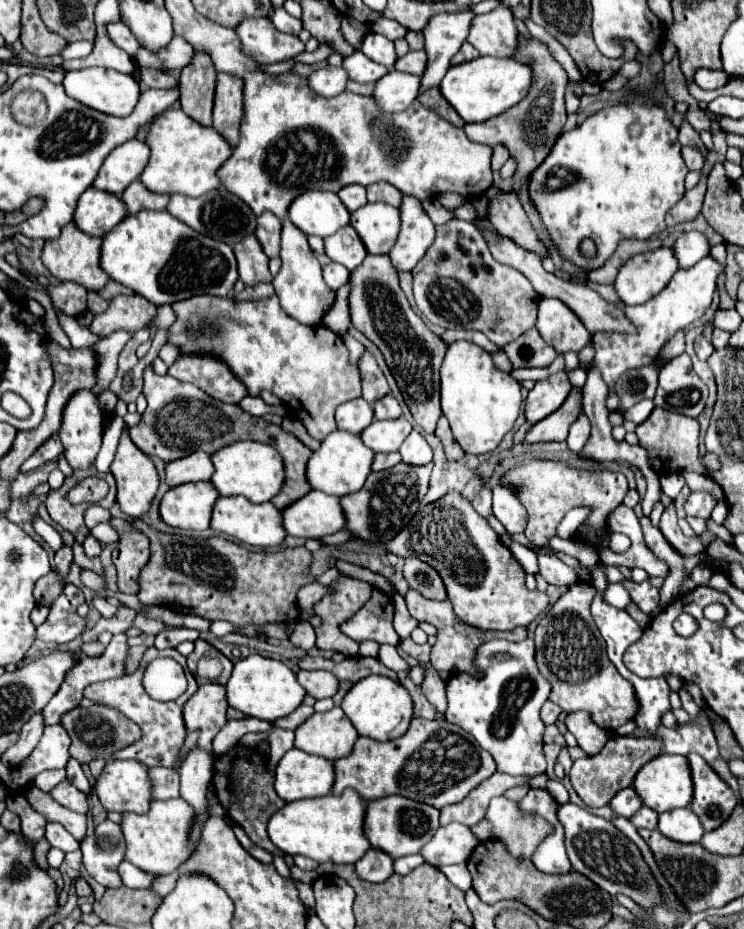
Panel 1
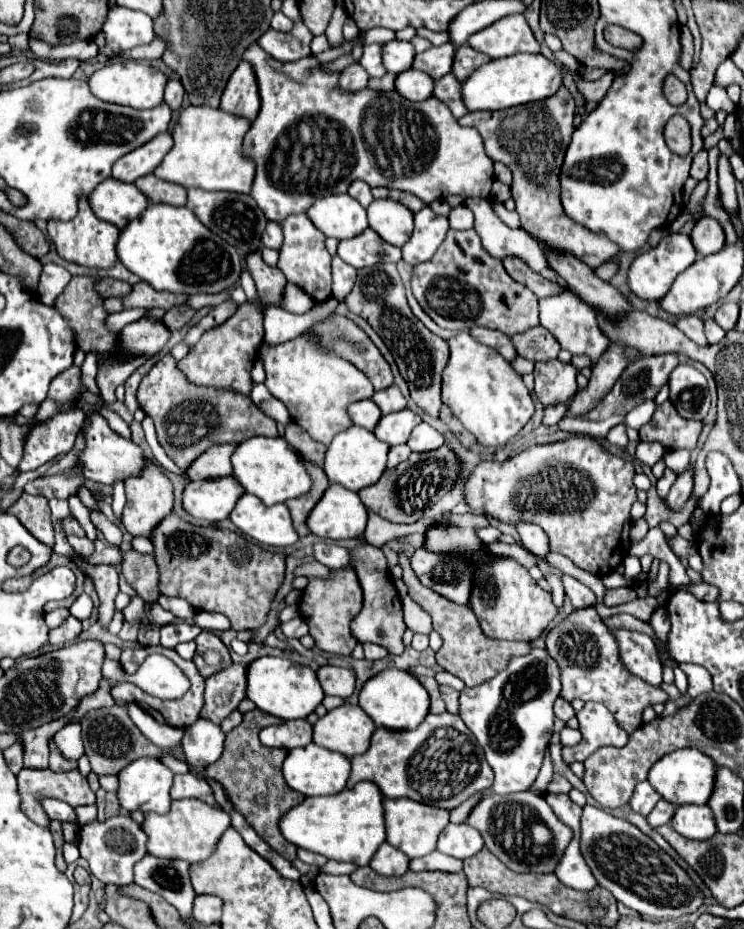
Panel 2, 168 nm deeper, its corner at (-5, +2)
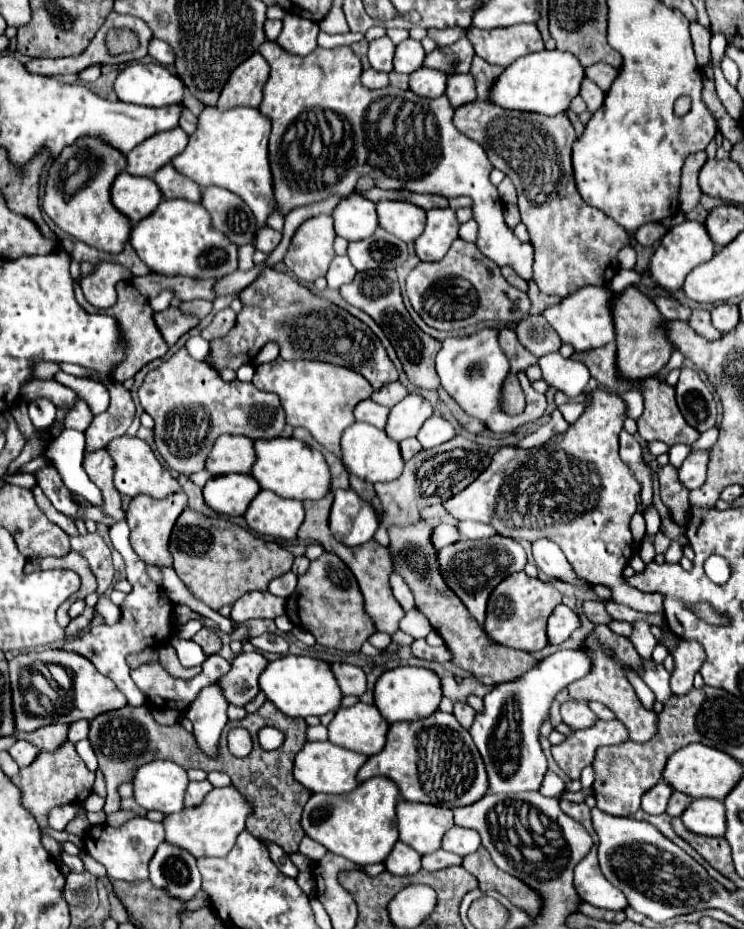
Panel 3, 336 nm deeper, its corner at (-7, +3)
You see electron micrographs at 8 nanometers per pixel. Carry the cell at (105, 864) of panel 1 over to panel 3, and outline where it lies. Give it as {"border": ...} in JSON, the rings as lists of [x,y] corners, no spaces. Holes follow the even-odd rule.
{"border":[[[136,816],[128,822],[124,822],[122,826],[114,828],[110,824],[96,824],[90,828],[88,836],[84,838],[84,846],[86,852],[98,860],[110,878],[114,880],[146,880],[148,878],[148,862],[154,856],[158,844],[164,842],[164,828],[160,822],[152,822],[144,816]]]}

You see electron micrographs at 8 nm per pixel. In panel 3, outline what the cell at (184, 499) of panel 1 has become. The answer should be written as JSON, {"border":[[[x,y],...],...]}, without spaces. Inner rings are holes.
{"border":[[[250,474],[214,476],[202,488],[204,502],[218,514],[242,516],[250,500],[260,492],[258,484],[250,480]]]}

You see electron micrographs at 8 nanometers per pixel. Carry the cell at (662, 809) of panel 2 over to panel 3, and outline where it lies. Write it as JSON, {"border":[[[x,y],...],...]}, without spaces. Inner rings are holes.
{"border":[[[672,792],[672,796],[670,796],[670,800],[668,800],[668,808],[666,808],[666,814],[668,816],[672,816],[672,818],[678,818],[684,810],[686,810],[686,806],[690,804],[690,796],[686,796],[686,794],[682,794],[682,792]]]}

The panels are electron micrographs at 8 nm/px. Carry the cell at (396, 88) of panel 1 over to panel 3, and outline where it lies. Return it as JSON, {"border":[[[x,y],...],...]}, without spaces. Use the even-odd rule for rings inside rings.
{"border":[[[422,66],[410,74],[410,90],[424,98],[438,98],[446,90],[446,74]]]}

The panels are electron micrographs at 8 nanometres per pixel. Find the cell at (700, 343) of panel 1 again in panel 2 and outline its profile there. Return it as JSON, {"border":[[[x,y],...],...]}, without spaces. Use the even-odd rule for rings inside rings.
{"border":[[[698,315],[680,317],[680,319],[676,321],[676,327],[678,327],[684,335],[688,335],[694,343],[698,343],[700,347],[708,345],[708,341],[706,341],[706,337],[704,337],[704,325],[702,325],[702,319],[700,319]]]}

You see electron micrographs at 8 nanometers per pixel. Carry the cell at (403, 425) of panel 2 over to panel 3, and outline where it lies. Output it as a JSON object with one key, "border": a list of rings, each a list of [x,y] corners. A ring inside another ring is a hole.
{"border":[[[408,394],[402,402],[398,402],[390,410],[388,424],[386,424],[386,434],[396,442],[412,438],[412,436],[418,434],[420,426],[430,416],[432,416],[430,404],[418,394]]]}

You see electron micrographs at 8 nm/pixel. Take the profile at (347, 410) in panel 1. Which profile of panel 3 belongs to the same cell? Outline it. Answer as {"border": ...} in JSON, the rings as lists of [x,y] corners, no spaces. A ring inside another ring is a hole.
{"border":[[[368,398],[368,400],[362,400],[362,402],[354,408],[354,416],[356,416],[356,420],[360,420],[360,422],[368,422],[368,424],[380,428],[380,430],[386,426],[388,412],[390,412],[388,408],[376,404],[376,402],[370,400],[370,398]]]}

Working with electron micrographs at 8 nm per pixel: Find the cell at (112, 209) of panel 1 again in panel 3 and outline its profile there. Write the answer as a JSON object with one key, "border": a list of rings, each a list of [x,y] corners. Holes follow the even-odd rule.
{"border":[[[120,172],[110,188],[112,204],[118,212],[122,212],[132,224],[140,222],[146,214],[156,210],[156,204],[162,200],[158,186],[150,178],[130,176]]]}

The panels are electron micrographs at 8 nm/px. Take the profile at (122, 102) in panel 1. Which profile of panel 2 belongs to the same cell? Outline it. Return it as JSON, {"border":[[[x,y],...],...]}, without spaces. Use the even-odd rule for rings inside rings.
{"border":[[[132,59],[102,67],[88,81],[92,93],[98,99],[108,101],[108,103],[116,103],[116,105],[128,105],[128,107],[134,107],[134,109],[152,109],[152,107],[160,105],[164,101],[166,83],[168,83],[168,77],[160,69],[156,69],[148,63],[132,61]]]}

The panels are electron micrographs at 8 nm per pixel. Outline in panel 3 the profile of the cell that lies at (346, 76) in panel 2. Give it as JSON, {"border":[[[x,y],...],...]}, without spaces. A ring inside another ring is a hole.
{"border":[[[370,68],[370,70],[364,70],[360,78],[362,78],[362,84],[366,88],[384,88],[384,86],[388,86],[388,74],[386,72],[374,72]]]}

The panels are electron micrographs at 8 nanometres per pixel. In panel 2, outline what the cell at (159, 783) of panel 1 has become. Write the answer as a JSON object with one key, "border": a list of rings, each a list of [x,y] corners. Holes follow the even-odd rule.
{"border":[[[194,773],[174,775],[172,799],[186,799],[186,797],[202,799],[202,801],[206,801],[206,803],[210,803],[210,805],[216,805],[210,785],[208,785],[202,777],[196,777]]]}

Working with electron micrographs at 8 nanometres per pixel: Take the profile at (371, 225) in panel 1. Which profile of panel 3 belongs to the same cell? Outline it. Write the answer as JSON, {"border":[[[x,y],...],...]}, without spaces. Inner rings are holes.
{"border":[[[378,202],[380,226],[404,242],[414,242],[426,224],[426,212],[410,202]]]}

